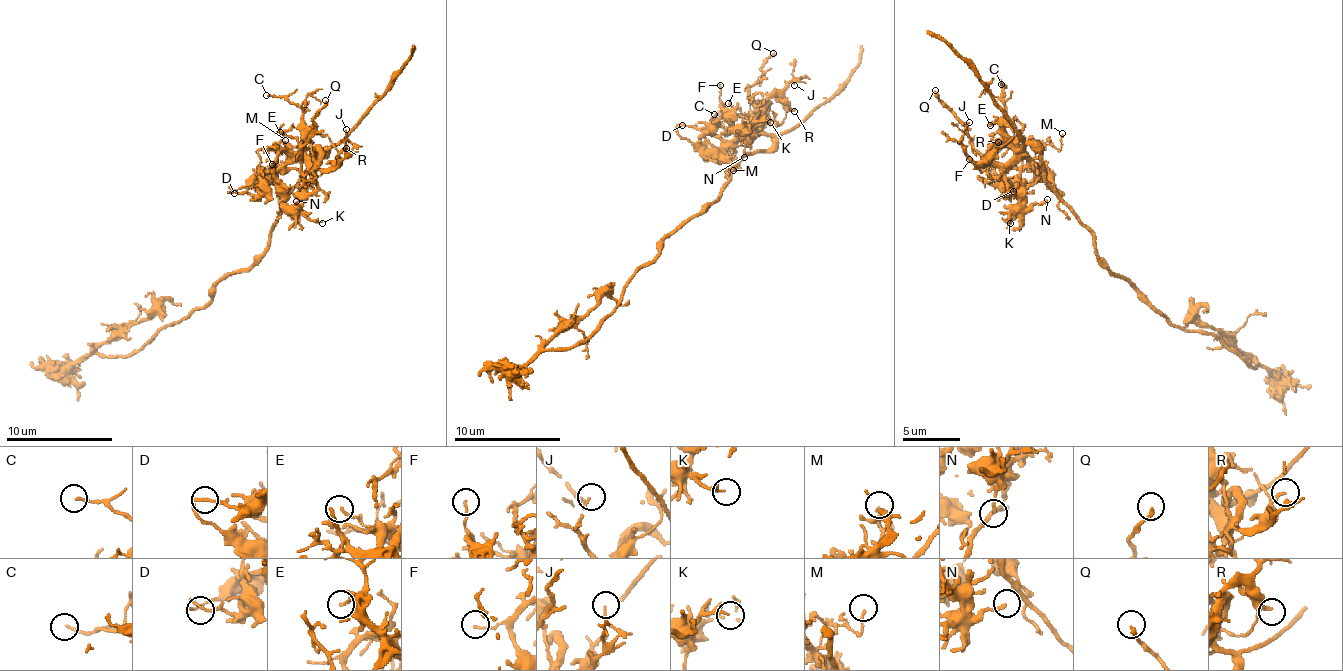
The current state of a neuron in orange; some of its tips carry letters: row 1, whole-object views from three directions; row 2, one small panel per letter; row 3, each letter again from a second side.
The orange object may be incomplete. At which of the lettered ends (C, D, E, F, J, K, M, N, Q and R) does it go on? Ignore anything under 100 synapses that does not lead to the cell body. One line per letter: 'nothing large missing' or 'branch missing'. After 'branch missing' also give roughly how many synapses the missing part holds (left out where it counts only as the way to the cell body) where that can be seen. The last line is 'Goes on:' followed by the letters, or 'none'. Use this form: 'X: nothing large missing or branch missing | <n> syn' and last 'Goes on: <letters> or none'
C: nothing large missing
D: nothing large missing
E: nothing large missing
F: nothing large missing
J: nothing large missing
K: nothing large missing
M: nothing large missing
N: nothing large missing
Q: nothing large missing
R: nothing large missing
Goes on: none

